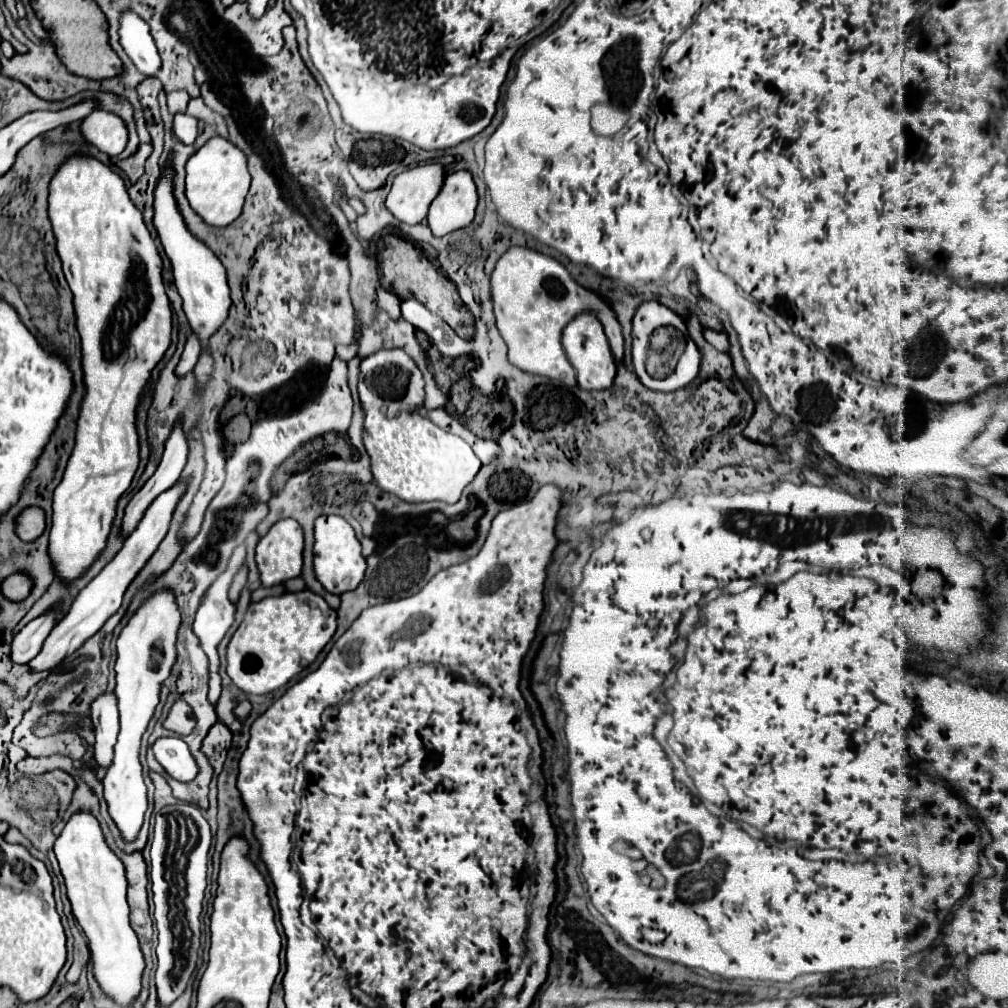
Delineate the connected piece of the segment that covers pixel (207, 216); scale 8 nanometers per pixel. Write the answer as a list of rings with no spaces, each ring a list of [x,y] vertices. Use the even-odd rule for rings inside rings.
[[[213,137],[187,161],[187,189],[191,209],[211,227],[231,225],[243,211],[245,195],[249,191],[251,175],[247,171],[247,157],[227,139]]]

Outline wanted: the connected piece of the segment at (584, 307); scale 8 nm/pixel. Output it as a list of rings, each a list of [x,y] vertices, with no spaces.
[[[511,247],[497,261],[497,267],[491,277],[491,289],[493,289],[497,329],[501,331],[503,341],[509,347],[509,361],[519,369],[533,375],[557,379],[569,387],[577,385],[575,369],[561,347],[561,333],[563,327],[583,311],[597,313],[599,321],[605,325],[603,327],[605,335],[611,339],[615,361],[619,363],[623,359],[621,325],[611,307],[603,303],[595,293],[581,287],[569,275],[569,271],[555,259],[525,247]]]

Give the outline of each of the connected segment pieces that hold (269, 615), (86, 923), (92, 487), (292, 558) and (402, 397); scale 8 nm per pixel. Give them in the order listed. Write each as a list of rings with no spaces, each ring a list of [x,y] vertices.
[[[303,589],[299,593],[283,593],[279,597],[265,597],[263,601],[249,605],[243,623],[239,625],[239,629],[235,631],[235,635],[227,645],[227,661],[229,661],[227,675],[245,693],[255,693],[255,695],[271,693],[289,683],[303,669],[307,669],[315,661],[319,651],[335,635],[335,629],[337,629],[337,611],[333,611],[323,597],[315,595],[309,589]]]
[[[77,813],[71,817],[55,841],[55,855],[65,879],[73,915],[89,941],[93,973],[107,997],[119,1005],[129,1005],[139,995],[145,961],[139,949],[139,939],[129,925],[125,867],[107,847],[99,821],[89,813]]]
[[[69,157],[55,173],[51,185],[49,185],[49,219],[53,223],[53,233],[57,237],[57,253],[63,261],[63,271],[65,271],[65,279],[69,283],[69,289],[73,291],[73,303],[75,303],[75,317],[77,317],[77,331],[81,335],[81,365],[83,365],[83,383],[85,383],[85,395],[83,401],[79,405],[79,419],[77,419],[77,437],[75,437],[75,447],[73,453],[67,461],[67,469],[63,475],[63,481],[57,485],[55,495],[53,495],[53,527],[51,527],[51,535],[49,535],[49,555],[53,559],[55,565],[55,575],[59,575],[65,581],[73,581],[77,577],[81,577],[91,563],[99,557],[99,553],[105,547],[107,535],[111,531],[111,523],[115,519],[115,507],[119,497],[129,489],[131,479],[135,475],[137,463],[139,463],[139,435],[137,435],[137,407],[141,401],[141,393],[153,373],[153,369],[157,367],[157,363],[163,359],[165,351],[171,345],[171,303],[169,297],[165,293],[165,285],[163,285],[163,261],[159,257],[159,251],[155,247],[155,241],[147,229],[147,225],[143,223],[141,211],[133,205],[133,201],[129,199],[129,193],[125,189],[123,179],[107,165],[103,165],[101,161],[93,159],[93,157]]]
[[[295,519],[275,523],[257,545],[257,569],[263,587],[281,585],[301,575],[303,529]]]
[[[379,349],[371,357],[363,359],[359,365],[359,401],[365,411],[363,421],[363,443],[371,457],[371,471],[377,485],[397,495],[407,503],[421,503],[421,501],[445,501],[457,503],[463,489],[475,479],[481,461],[475,457],[473,449],[457,435],[451,435],[437,425],[433,425],[427,417],[421,417],[417,409],[423,407],[425,401],[425,381],[419,373],[415,361],[403,349]]]

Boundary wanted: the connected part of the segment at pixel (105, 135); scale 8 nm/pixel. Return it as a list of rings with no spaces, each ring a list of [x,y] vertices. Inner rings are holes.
[[[109,111],[89,113],[87,119],[83,119],[79,131],[89,145],[95,145],[109,157],[119,155],[127,145],[127,129],[123,121]]]

